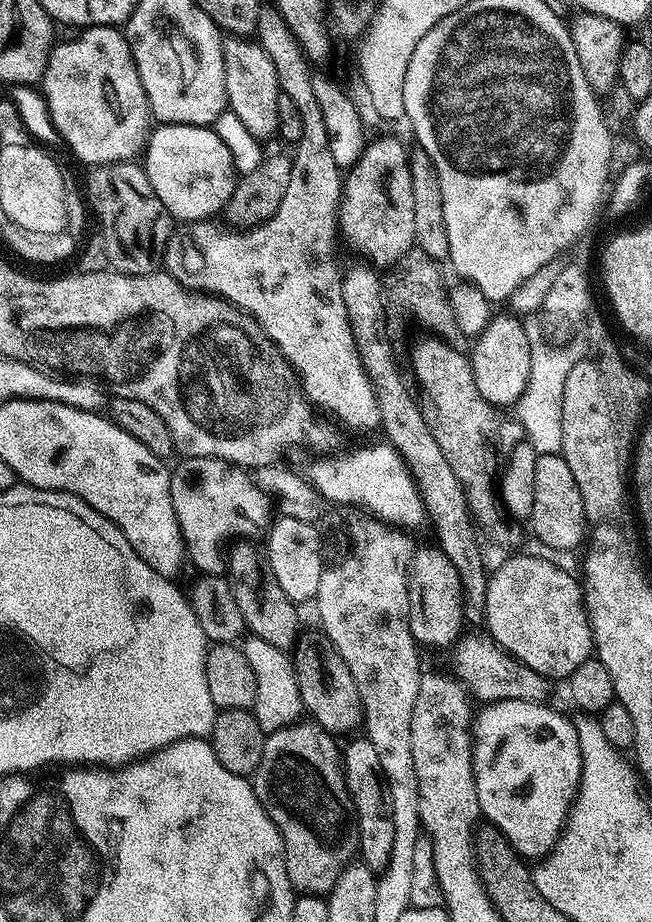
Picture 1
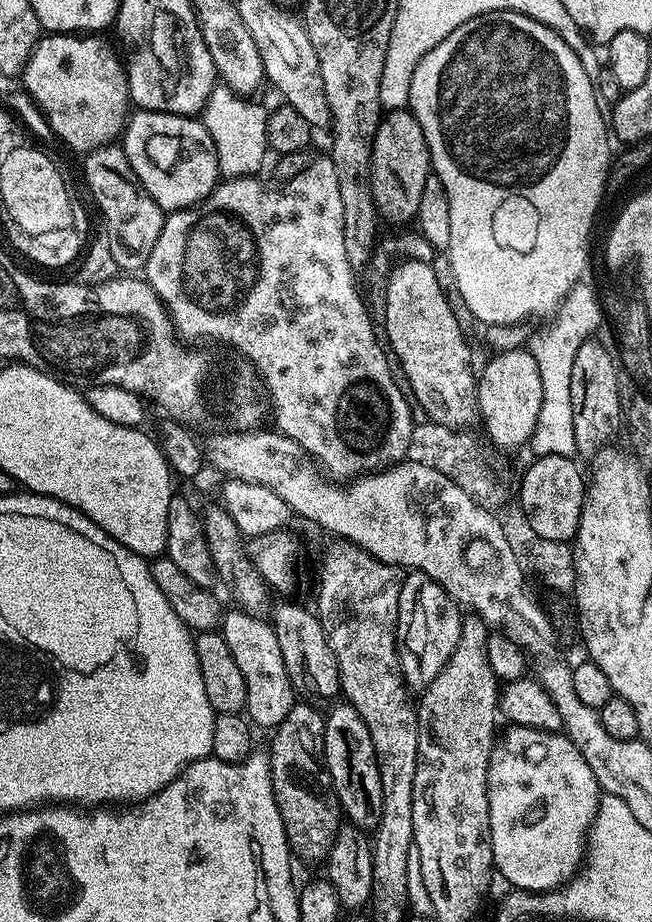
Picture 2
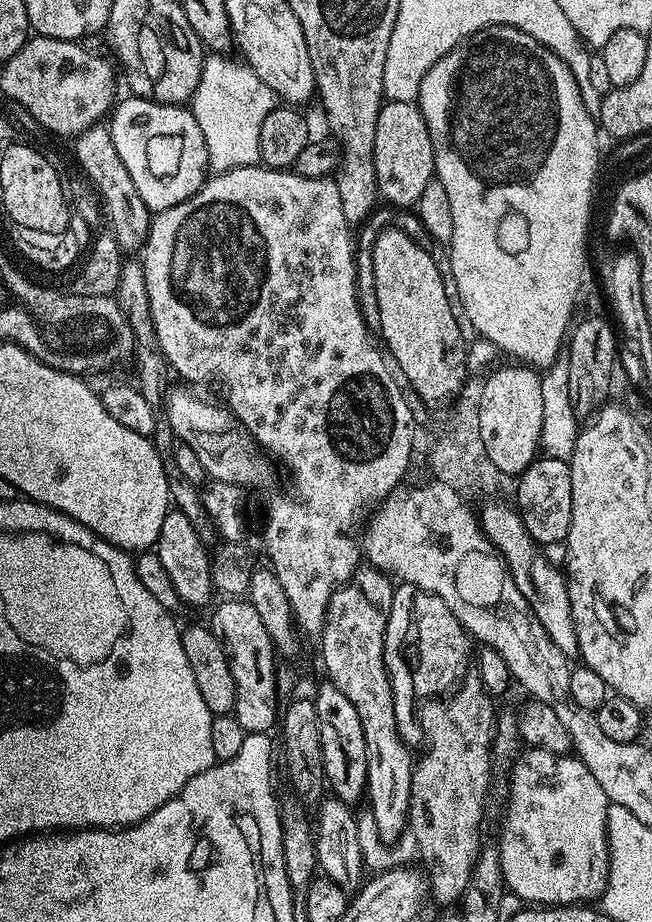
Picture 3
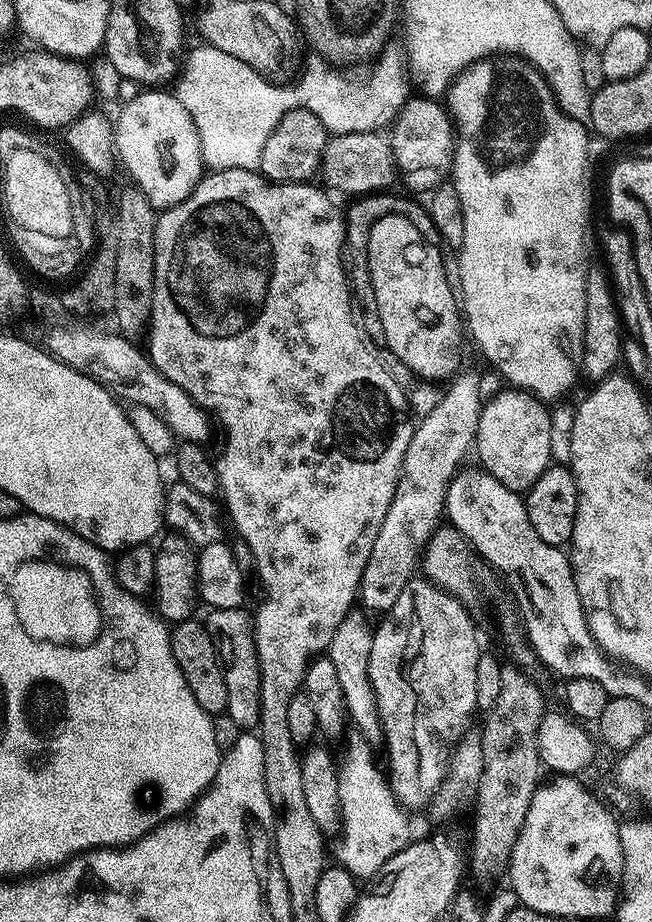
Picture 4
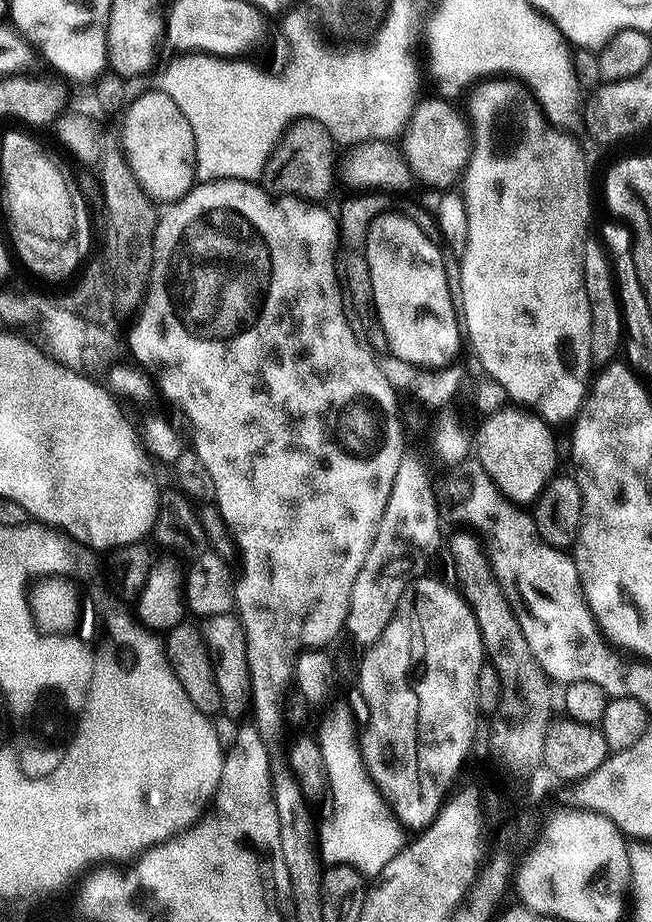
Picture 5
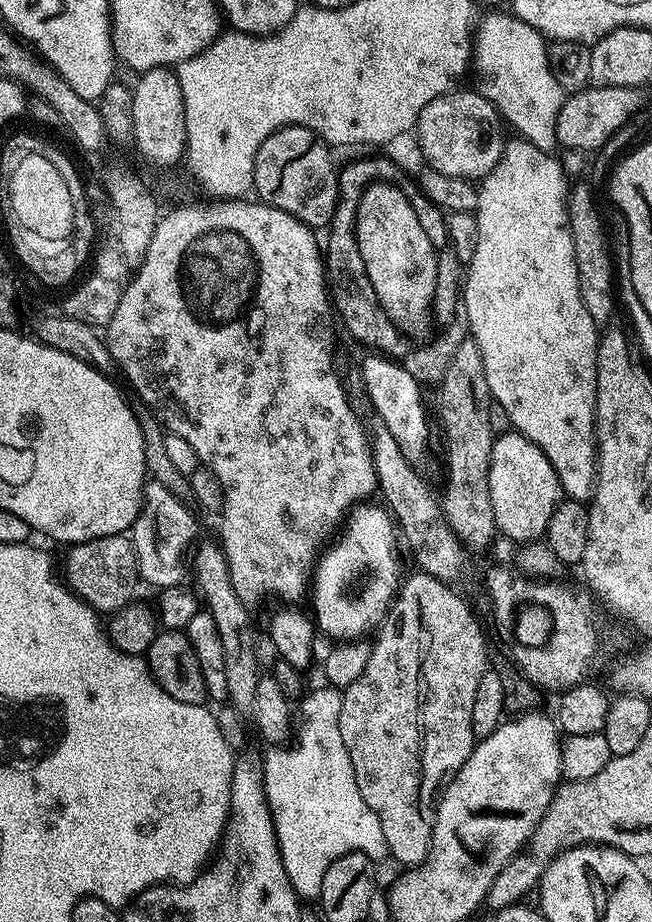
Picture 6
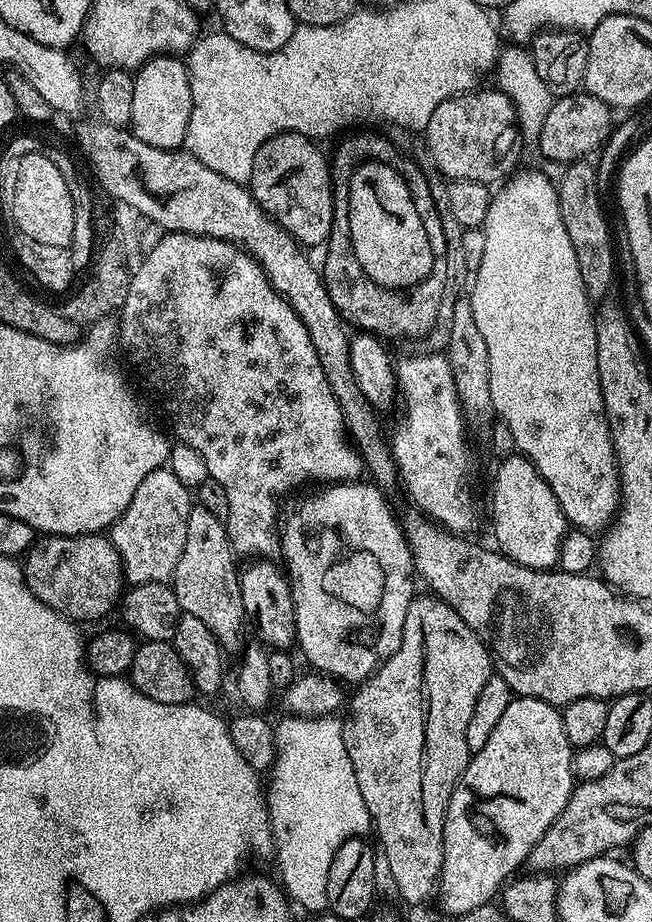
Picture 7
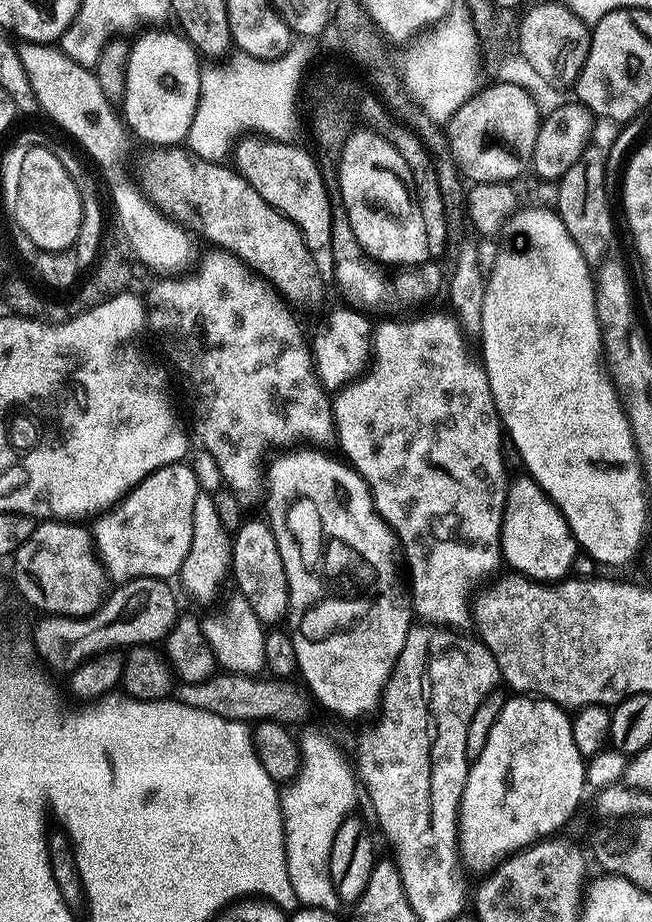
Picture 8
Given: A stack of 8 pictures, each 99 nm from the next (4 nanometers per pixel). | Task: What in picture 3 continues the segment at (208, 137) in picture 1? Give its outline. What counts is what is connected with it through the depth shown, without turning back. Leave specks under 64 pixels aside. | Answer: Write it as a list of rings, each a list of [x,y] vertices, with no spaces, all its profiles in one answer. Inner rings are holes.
[[[129,95],[127,99],[121,99],[110,116],[114,147],[118,150],[118,158],[122,158],[126,165],[126,170],[130,170],[130,178],[134,178],[134,186],[138,186],[142,202],[153,213],[164,212],[167,208],[178,206],[183,200],[189,200],[204,185],[210,172],[206,142],[194,114],[187,107],[159,104],[156,100],[143,100],[141,96],[134,95]]]

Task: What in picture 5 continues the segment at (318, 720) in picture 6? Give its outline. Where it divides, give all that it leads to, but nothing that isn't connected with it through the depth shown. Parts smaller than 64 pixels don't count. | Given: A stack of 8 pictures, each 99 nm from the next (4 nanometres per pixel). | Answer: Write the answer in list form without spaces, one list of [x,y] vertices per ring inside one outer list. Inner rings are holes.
[[[342,700],[334,701],[324,712],[319,724],[316,739],[321,748],[326,788],[332,791],[332,809],[328,817],[318,824],[318,853],[325,865],[350,864],[354,865],[365,877],[379,877],[380,872],[400,853],[406,843],[406,829],[396,815],[392,807],[386,803],[383,794],[374,787],[372,780],[365,770],[360,752],[358,730],[354,728],[354,718],[349,706]]]

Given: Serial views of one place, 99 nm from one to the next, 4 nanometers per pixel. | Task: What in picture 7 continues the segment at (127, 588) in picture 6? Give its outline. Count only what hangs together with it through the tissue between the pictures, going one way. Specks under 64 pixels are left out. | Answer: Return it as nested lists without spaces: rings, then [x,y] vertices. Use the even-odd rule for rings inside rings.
[[[104,534],[50,536],[37,539],[22,560],[29,588],[56,612],[77,622],[100,620],[115,609],[126,588],[124,567],[111,539]]]

